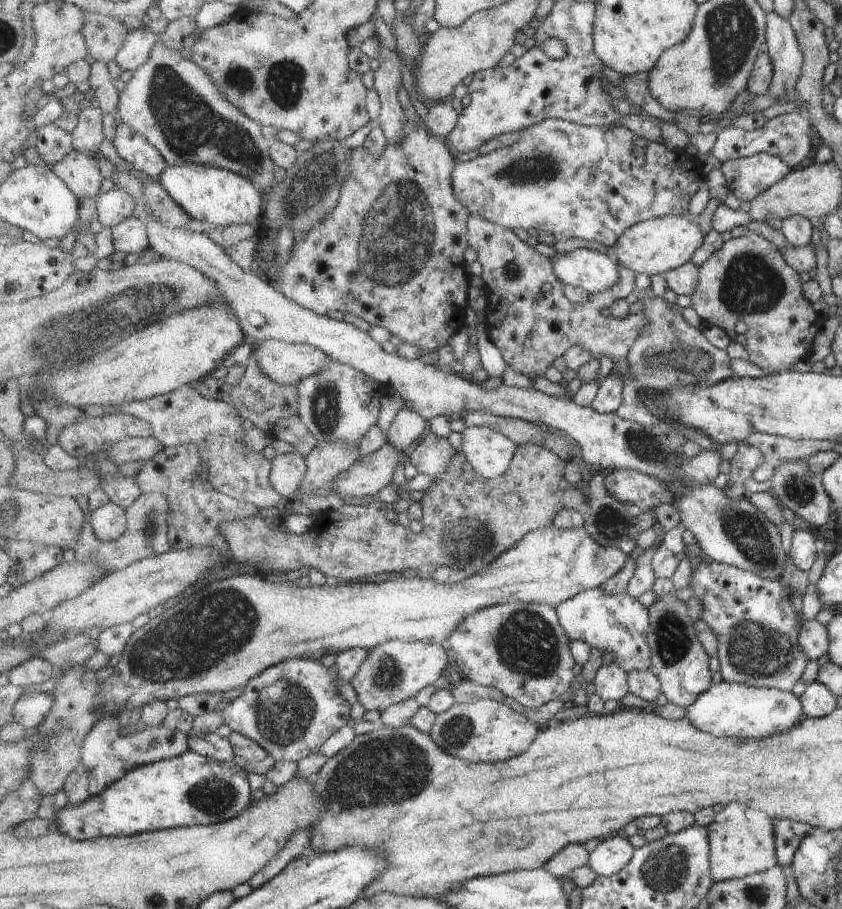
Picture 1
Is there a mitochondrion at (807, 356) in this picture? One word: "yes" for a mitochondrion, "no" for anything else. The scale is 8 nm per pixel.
no

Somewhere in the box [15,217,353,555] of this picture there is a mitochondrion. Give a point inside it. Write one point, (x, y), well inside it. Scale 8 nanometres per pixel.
(68, 335)

